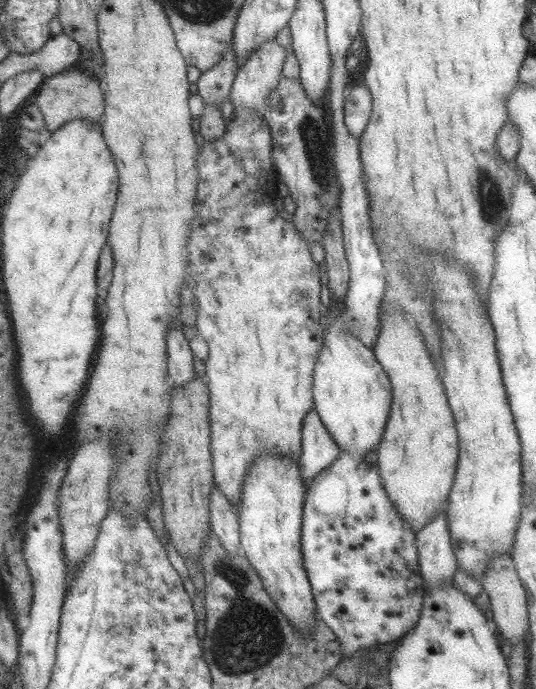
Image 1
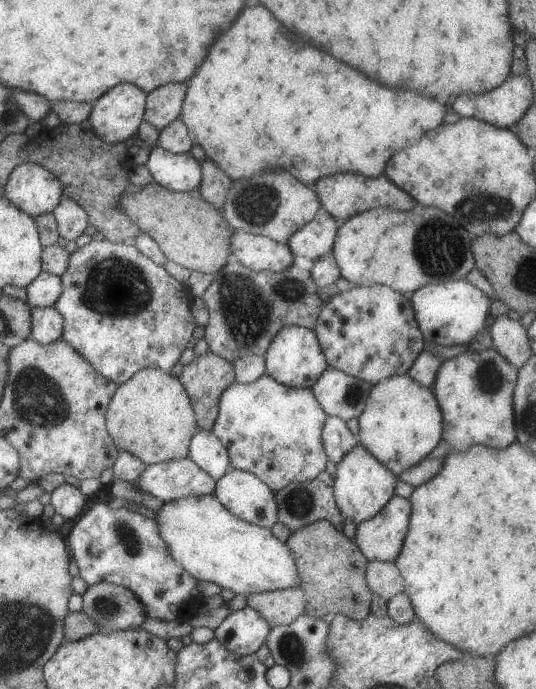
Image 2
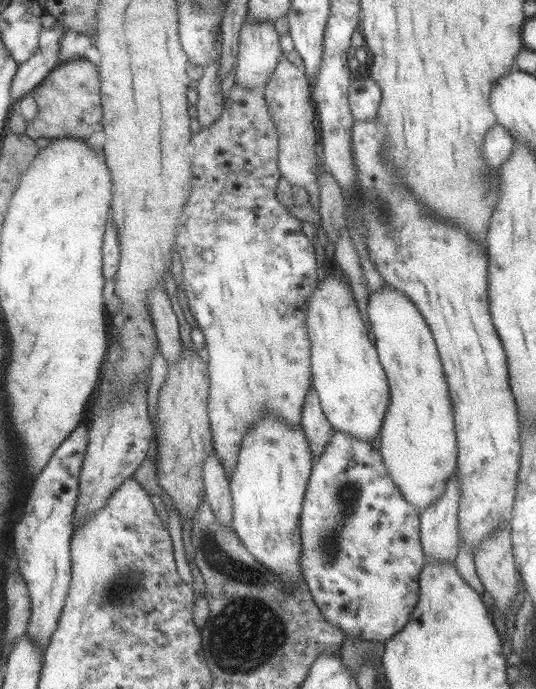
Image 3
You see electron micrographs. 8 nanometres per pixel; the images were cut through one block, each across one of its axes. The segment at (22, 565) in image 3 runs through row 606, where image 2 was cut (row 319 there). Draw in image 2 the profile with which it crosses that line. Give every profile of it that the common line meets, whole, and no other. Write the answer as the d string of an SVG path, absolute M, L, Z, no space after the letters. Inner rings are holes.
M30 307L30 337L46 345L61 338L62 316L55 307Z

